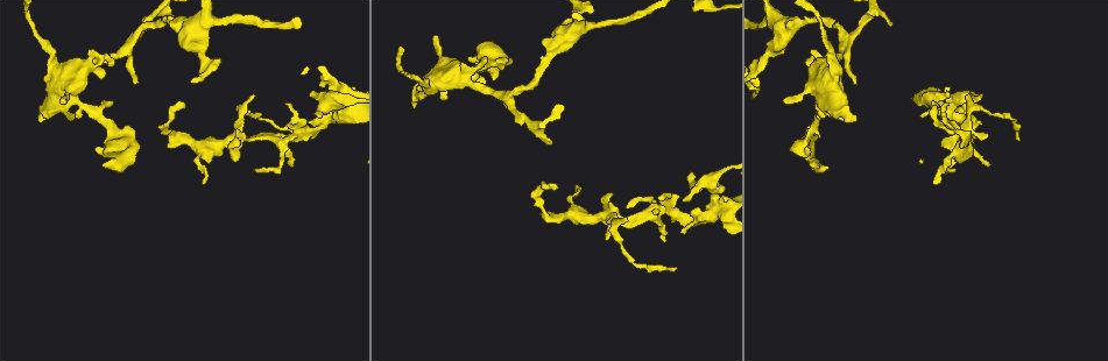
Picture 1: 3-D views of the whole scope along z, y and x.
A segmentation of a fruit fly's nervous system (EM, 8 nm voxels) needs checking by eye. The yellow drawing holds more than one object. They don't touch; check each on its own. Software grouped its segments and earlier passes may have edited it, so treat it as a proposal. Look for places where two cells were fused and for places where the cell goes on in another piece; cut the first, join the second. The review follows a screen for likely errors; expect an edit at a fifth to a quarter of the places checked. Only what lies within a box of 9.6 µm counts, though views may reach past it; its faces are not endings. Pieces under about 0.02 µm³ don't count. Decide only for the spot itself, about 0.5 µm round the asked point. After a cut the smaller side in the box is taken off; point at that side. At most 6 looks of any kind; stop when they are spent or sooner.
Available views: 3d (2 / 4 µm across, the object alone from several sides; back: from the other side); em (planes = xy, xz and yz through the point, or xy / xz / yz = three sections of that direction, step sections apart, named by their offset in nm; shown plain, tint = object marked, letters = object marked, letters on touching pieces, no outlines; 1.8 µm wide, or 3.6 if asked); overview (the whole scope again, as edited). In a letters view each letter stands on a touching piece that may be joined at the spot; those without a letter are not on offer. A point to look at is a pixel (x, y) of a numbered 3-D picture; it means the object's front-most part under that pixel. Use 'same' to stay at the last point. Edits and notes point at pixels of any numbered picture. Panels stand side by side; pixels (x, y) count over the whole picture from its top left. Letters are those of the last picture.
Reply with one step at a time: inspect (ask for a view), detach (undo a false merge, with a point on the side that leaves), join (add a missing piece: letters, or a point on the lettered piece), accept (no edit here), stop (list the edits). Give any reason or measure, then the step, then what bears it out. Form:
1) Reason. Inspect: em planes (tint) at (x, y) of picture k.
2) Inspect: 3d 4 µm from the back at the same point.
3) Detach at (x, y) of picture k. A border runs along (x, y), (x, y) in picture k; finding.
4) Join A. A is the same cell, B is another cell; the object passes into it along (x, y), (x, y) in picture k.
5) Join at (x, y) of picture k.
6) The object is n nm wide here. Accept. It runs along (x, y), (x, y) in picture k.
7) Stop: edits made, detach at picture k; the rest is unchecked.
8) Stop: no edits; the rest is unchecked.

Abrupt turn. Inspect: em xy step 8 (letters) at (939, 102) of picture 1.

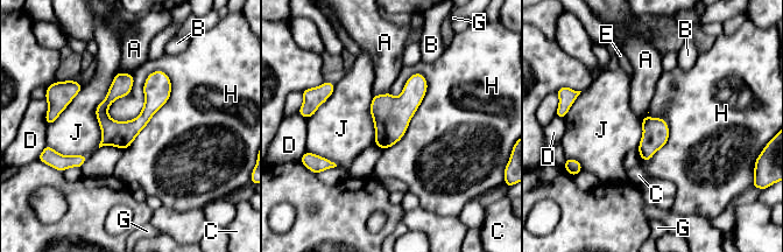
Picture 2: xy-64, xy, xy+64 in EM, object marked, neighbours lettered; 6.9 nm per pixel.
Inspect: em planes (letters) at the same point.

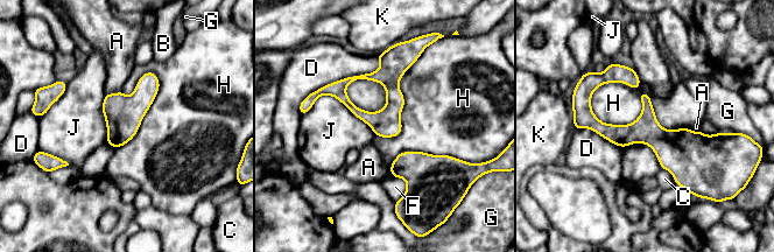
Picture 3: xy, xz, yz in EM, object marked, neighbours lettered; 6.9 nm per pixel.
Accept. A, B, C, D, F, G, H, J and K are other cells; it runs along (576, 118), (662, 141), (715, 137) in picture 3; continuous, no second cell.

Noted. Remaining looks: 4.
Arms part here. Inspect: em planes (tint) at (241, 139) of picture 1.

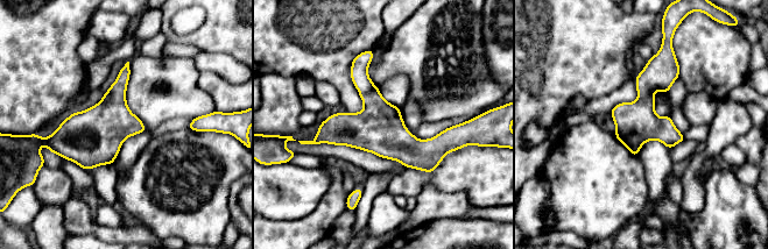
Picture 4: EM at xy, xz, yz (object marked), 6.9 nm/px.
See the neighbours. Inspect: em planes (letters) at the same point.

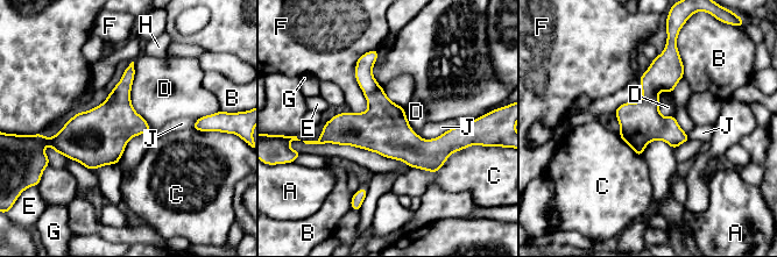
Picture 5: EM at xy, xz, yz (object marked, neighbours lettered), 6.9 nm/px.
The object is 300 nm wide here. Accept. A, B, C, D, E, F, G, H and J are other cells; it runs along (458, 133), (443, 147), (390, 135), (320, 141) in picture 5; continuous, no second cell.

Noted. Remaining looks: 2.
Tapers out. Inspect: em planes (letters) at (133, 82) of picture 1.

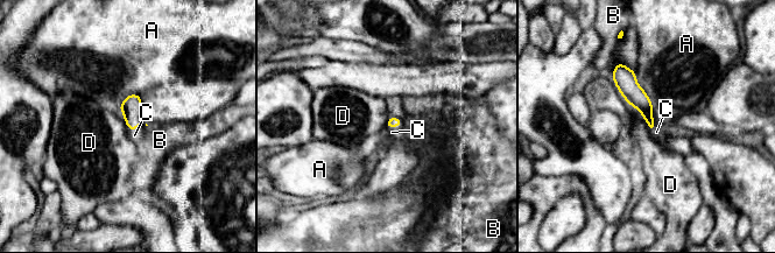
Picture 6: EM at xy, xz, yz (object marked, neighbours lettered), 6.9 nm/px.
Join C. C is the same cell, A, B and D are other cells; the object passes into it along (132, 109), (136, 127), (138, 135) in picture 6; it goes on there.

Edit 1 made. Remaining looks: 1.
Stop: edits made, join at picture 6; the rest is unchecked.

